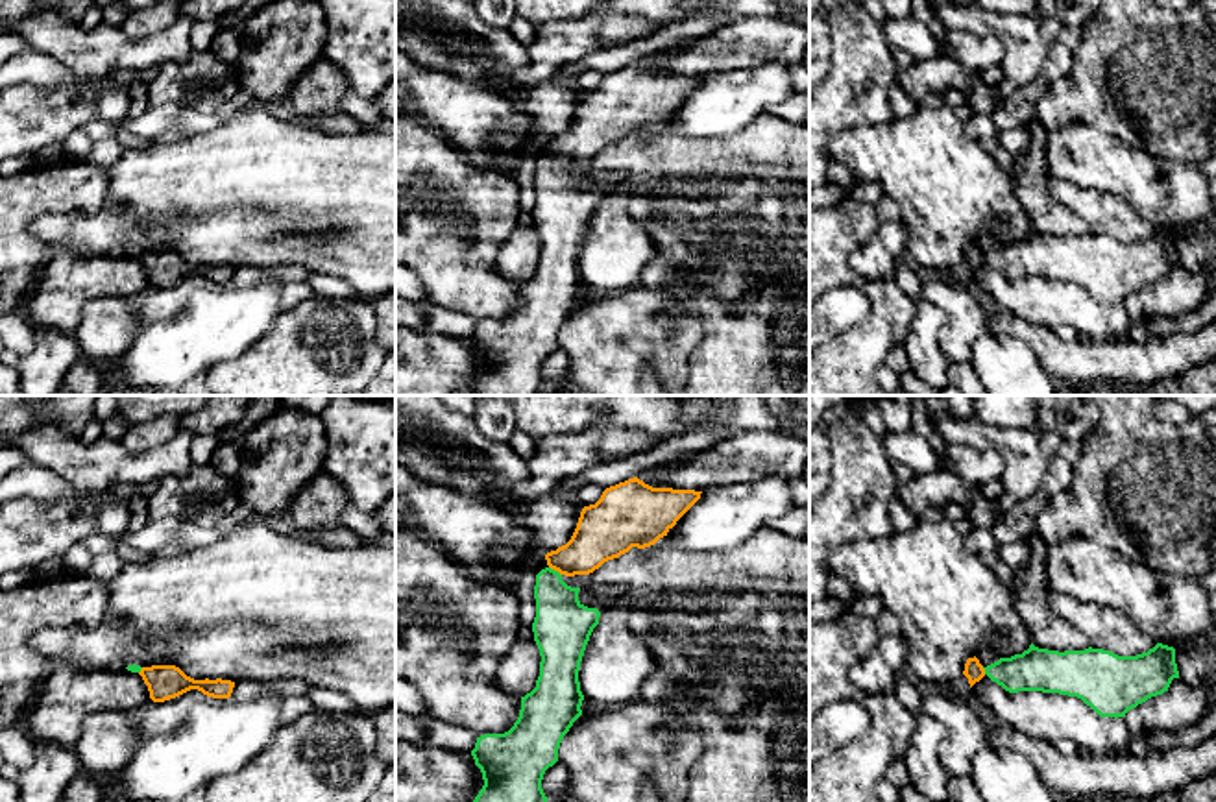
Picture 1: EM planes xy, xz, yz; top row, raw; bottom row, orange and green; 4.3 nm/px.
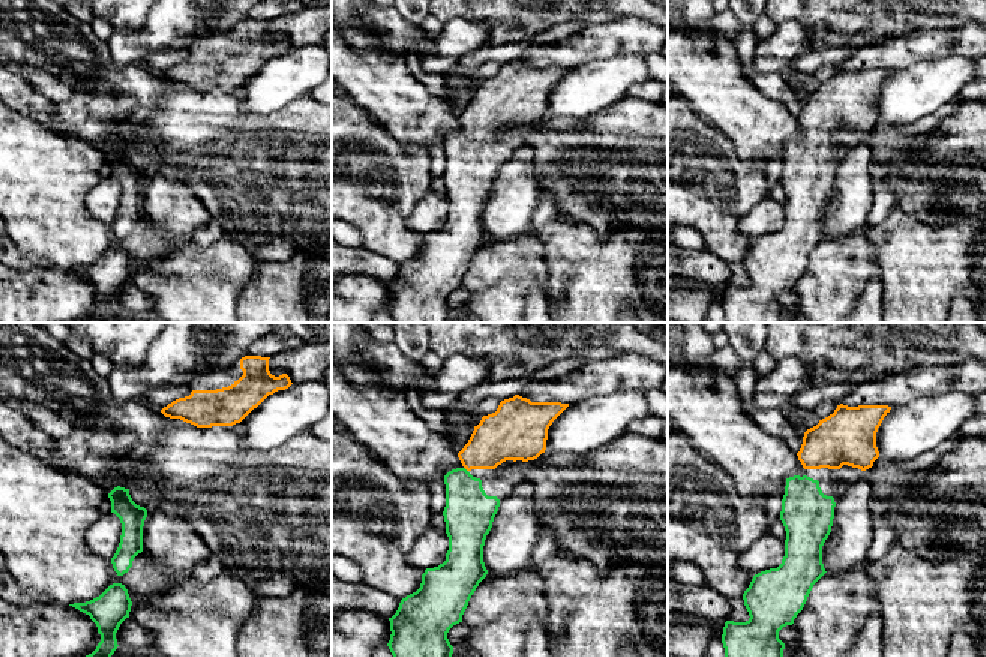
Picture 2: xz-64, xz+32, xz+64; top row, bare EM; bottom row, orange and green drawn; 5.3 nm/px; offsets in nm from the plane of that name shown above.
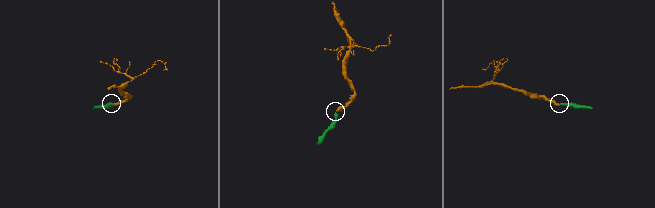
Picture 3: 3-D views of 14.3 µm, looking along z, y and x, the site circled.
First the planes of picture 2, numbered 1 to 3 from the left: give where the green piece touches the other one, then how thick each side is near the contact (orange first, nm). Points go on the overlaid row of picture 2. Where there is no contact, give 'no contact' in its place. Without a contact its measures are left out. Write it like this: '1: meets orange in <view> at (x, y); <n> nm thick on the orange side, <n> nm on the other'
1: no contact
2: meets orange in xz+32 at (465, 468); 260 nm thick on the orange side, 260 nm on the other
3: no contact

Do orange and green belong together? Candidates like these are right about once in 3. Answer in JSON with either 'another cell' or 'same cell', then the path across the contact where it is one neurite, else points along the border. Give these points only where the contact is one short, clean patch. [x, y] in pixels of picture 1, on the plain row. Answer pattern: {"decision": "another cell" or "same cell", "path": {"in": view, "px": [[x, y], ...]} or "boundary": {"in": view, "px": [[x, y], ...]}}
{"decision": "same cell", "path": {"in": "xz", "px": [[599, 122], [555, 156], [555, 187], [562, 211]]}}

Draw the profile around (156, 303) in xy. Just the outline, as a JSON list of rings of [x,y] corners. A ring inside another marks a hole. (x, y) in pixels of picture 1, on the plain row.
[[[190,275],[164,288],[153,288],[153,286],[148,288],[137,299],[139,333],[152,323],[157,323],[161,320],[179,314],[187,307],[194,288],[200,286],[201,283],[203,283],[201,277]]]

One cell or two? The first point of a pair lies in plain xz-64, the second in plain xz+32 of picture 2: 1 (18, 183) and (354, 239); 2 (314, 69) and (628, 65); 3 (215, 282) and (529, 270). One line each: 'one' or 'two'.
1: two
2: one
3: one

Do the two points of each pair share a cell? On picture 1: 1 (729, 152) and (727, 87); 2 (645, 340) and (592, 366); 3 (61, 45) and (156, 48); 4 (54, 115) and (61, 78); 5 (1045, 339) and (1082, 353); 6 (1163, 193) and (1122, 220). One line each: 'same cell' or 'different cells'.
1: different cells
2: same cell
3: same cell
4: different cells
5: same cell
6: different cells

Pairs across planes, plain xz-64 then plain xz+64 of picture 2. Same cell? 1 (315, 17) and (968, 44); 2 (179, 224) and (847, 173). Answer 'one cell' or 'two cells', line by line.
1: one cell
2: one cell

